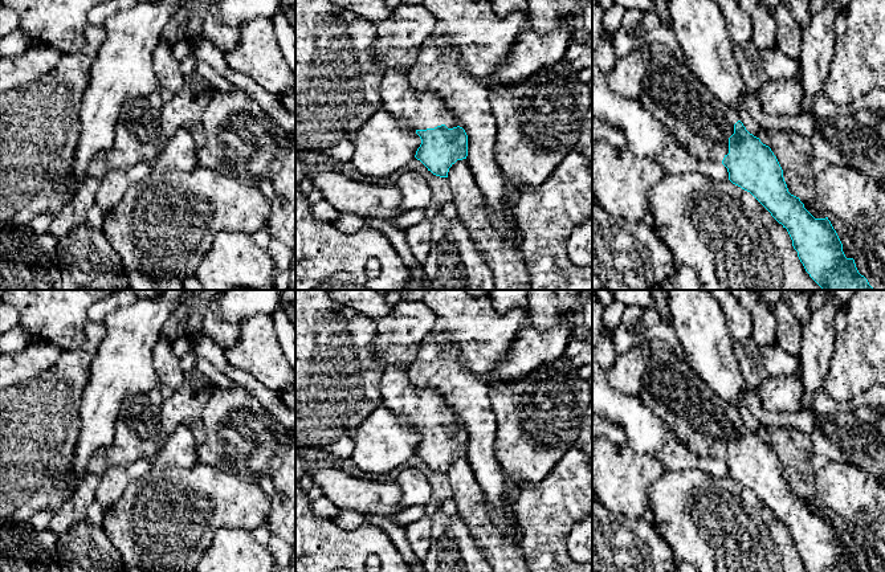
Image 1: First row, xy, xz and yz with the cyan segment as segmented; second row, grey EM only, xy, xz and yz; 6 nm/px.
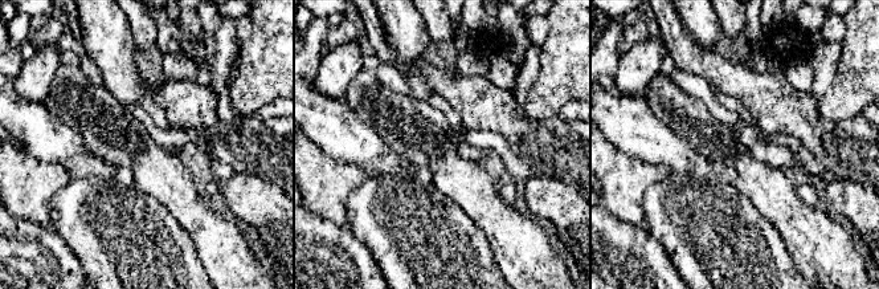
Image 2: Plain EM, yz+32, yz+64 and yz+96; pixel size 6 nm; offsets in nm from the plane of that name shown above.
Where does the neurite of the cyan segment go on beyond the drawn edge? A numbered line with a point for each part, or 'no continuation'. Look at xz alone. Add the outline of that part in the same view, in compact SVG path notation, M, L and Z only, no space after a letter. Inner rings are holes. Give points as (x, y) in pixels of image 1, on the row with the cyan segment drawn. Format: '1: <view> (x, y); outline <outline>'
1: xz (421, 110); outline M391 69L384 73L380 95L383 110L405 120L415 131L441 124L448 128L460 126L444 98L432 91L413 91L409 86L408 72L403 69Z

